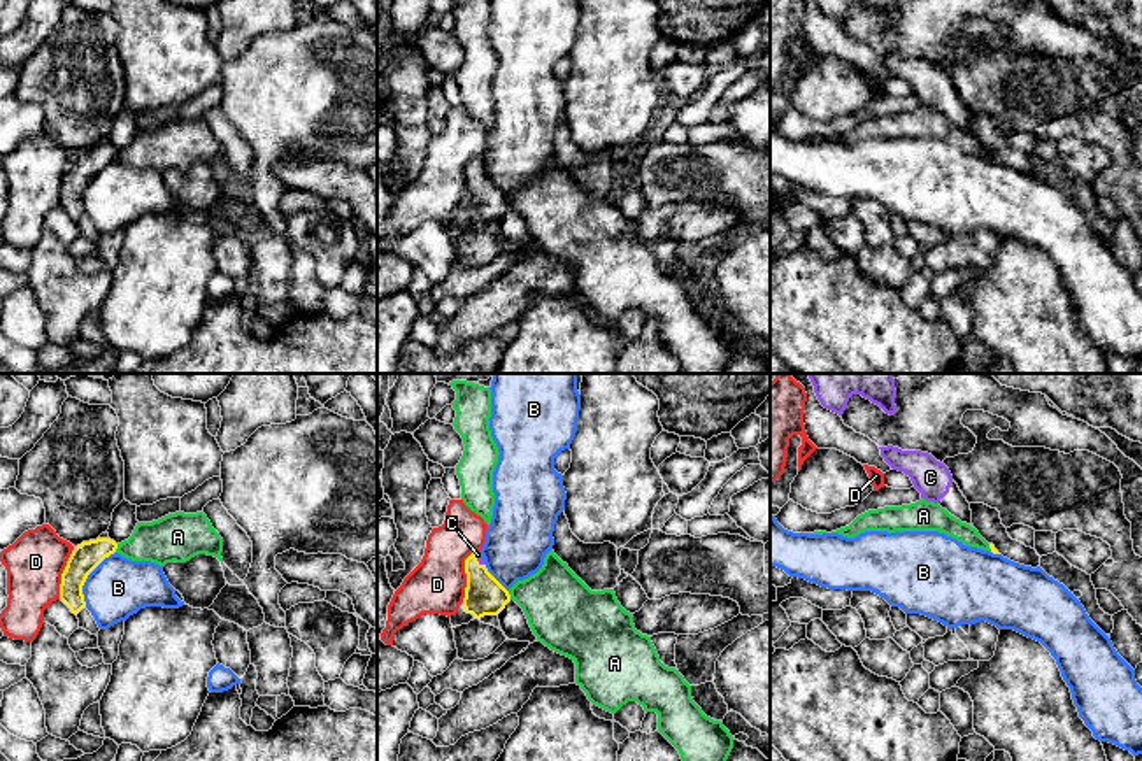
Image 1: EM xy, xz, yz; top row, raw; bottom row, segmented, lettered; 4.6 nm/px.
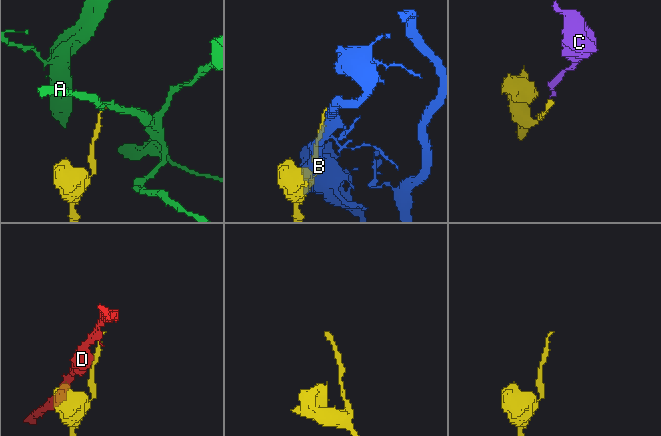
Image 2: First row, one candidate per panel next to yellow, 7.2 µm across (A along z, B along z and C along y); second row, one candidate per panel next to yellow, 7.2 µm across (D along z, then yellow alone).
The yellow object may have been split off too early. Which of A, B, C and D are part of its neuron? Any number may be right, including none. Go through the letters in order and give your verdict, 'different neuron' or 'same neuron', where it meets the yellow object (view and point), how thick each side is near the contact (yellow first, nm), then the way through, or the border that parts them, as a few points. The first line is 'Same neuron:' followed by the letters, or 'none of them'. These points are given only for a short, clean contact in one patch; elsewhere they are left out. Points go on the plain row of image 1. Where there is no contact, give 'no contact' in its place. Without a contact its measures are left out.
Same neuron: C
A: different neuron; contact xy (116, 155); calibres 140 and 200 nm; border xy (118, 151), (114, 158)
B: different neuron; contact xy (86, 184); calibres 140 and 280 nm
C: same neuron; contact xz (476, 167); calibres 180 and 30 nm; way xz (485, 202), (476, 179), (476, 167), (478, 162)
D: different neuron; contact xz (467, 184); calibres 180 and 260 nm; border xz (474, 158), (465, 167), (465, 204), (462, 209)

